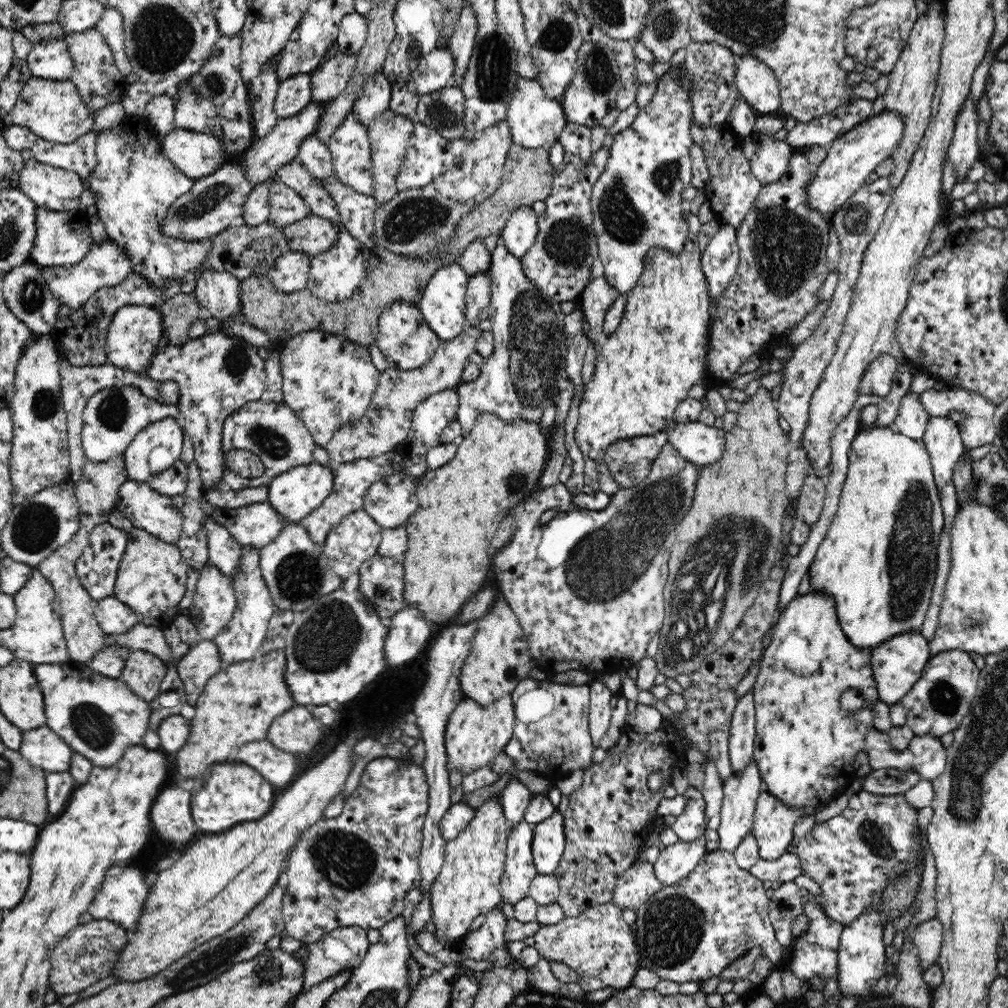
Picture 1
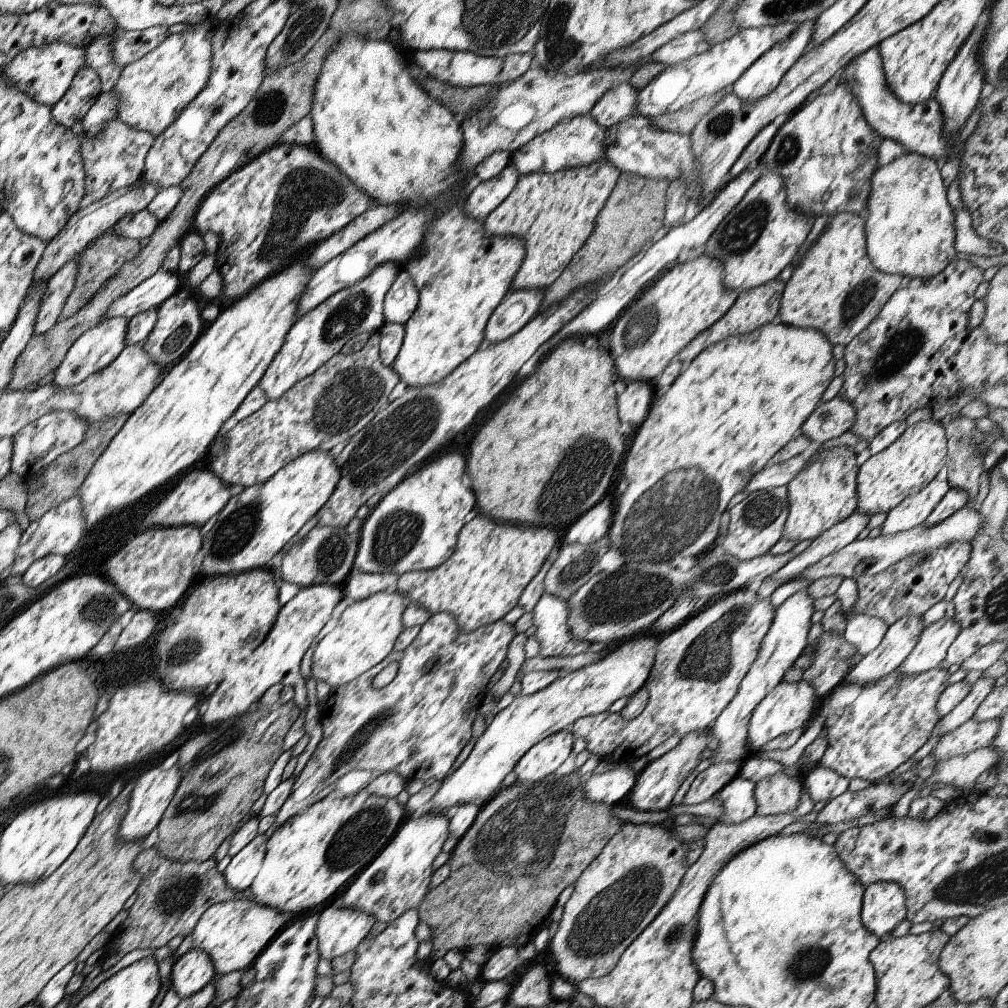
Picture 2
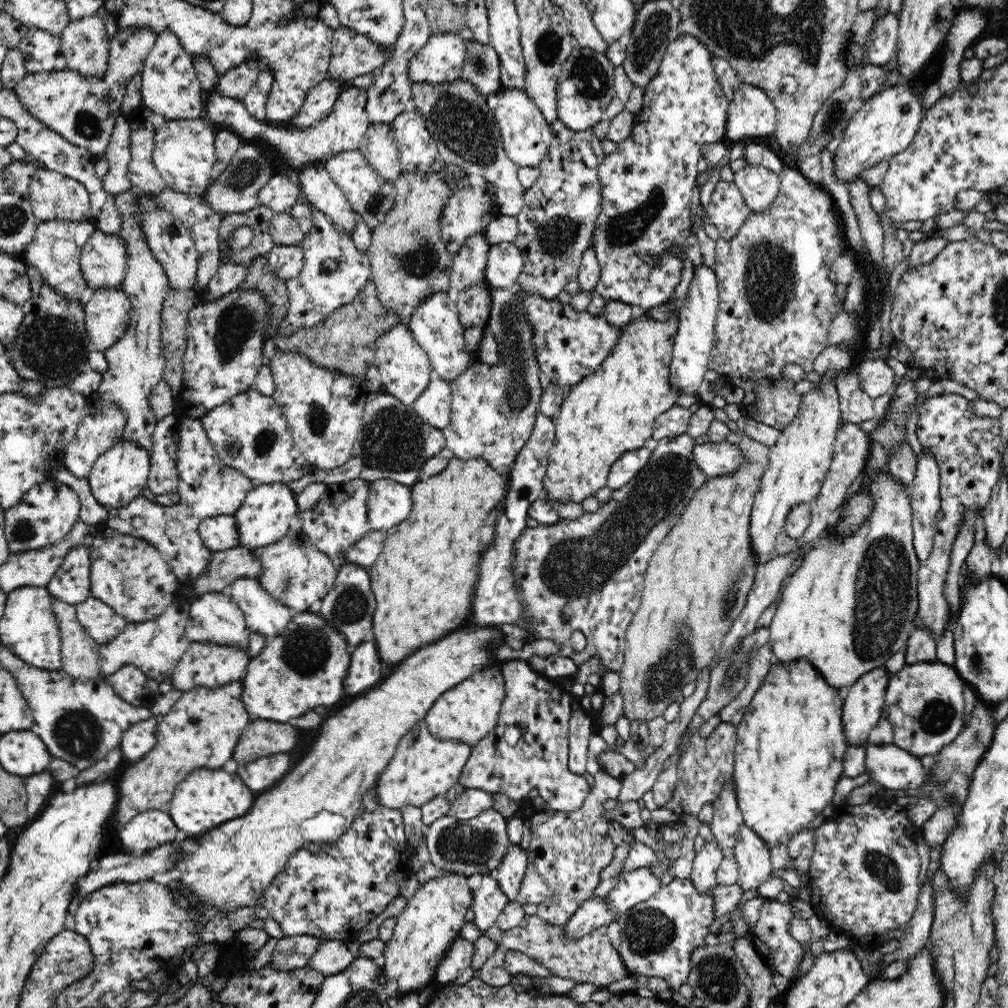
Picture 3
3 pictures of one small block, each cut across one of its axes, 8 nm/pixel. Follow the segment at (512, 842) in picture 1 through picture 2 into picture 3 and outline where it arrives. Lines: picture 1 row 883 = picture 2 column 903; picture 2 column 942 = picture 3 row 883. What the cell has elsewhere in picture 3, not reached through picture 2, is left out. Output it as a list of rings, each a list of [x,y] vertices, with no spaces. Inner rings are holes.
[[[476,874],[468,877],[468,884],[473,891],[471,904],[474,919],[471,921],[480,930],[482,935],[495,925],[502,909],[510,903],[508,897],[500,890],[498,882],[492,875]]]

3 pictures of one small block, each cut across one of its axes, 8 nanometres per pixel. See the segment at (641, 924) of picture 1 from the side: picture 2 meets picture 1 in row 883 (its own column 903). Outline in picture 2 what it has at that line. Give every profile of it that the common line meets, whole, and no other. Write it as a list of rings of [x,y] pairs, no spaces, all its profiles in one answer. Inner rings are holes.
[[[936,666],[912,677],[902,676],[895,669],[866,686],[842,682],[820,700],[816,710],[816,714],[824,716],[824,728],[830,731],[829,751],[818,763],[849,780],[868,782],[903,769],[904,764],[928,742],[938,724],[940,716],[936,703],[950,686],[950,676],[952,670]]]

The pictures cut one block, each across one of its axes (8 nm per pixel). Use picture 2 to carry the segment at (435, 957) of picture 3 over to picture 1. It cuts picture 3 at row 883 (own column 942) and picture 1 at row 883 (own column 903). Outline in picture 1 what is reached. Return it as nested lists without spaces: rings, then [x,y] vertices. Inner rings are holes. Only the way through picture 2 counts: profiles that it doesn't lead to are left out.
[[[494,797],[475,809],[473,819],[464,827],[464,830],[456,838],[447,841],[440,874],[434,878],[434,882],[430,886],[430,903],[432,903],[431,929],[436,935],[436,939],[444,938],[444,944],[450,946],[470,931],[470,924],[472,924],[476,916],[490,912],[502,902],[500,878],[504,874],[507,838],[510,831],[510,824],[508,824],[508,819],[506,819],[506,815],[502,811],[500,797]]]

